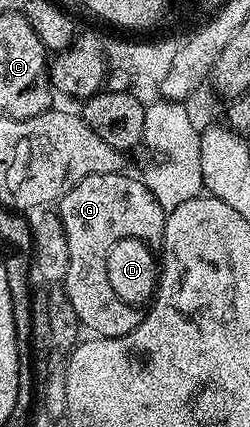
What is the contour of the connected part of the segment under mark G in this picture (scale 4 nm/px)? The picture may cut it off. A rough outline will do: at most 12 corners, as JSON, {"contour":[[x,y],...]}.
{"contour":[[87,175],[59,202],[63,288],[90,334],[142,310],[107,280],[119,239],[160,242],[167,212],[142,178]]}

